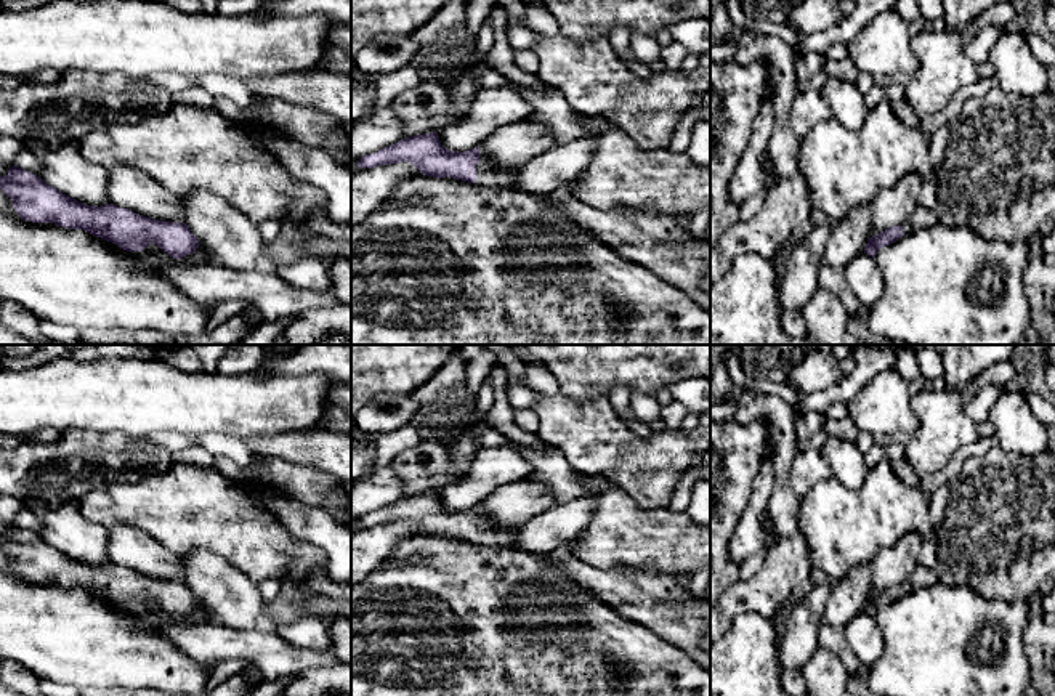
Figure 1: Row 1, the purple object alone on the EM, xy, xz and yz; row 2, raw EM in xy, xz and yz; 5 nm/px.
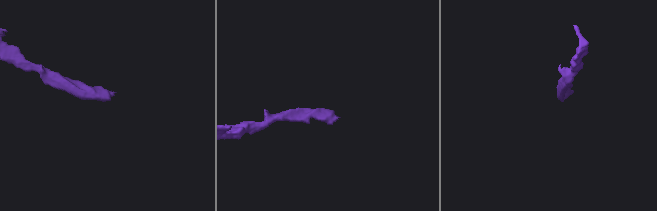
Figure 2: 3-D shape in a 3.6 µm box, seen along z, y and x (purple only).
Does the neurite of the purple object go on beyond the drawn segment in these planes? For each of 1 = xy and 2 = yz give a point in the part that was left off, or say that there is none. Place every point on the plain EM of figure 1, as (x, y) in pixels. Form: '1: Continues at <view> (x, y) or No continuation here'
1: No continuation here
2: Continues at yz (922, 576)

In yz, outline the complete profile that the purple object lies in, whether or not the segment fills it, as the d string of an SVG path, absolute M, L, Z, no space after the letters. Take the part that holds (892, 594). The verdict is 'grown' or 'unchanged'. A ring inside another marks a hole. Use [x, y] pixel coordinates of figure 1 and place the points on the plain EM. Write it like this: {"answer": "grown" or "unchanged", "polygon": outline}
{"answer": "grown", "polygon": "M919 564L904 582L901 582L898 585L891 585L891 587L882 590L880 593L869 597L867 603L864 606L864 613L867 613L869 616L874 617L875 613L882 606L890 605L890 603L896 601L898 598L901 598L903 595L916 592L922 587L936 585L938 582L940 582L940 577L938 577L936 571Z"}

